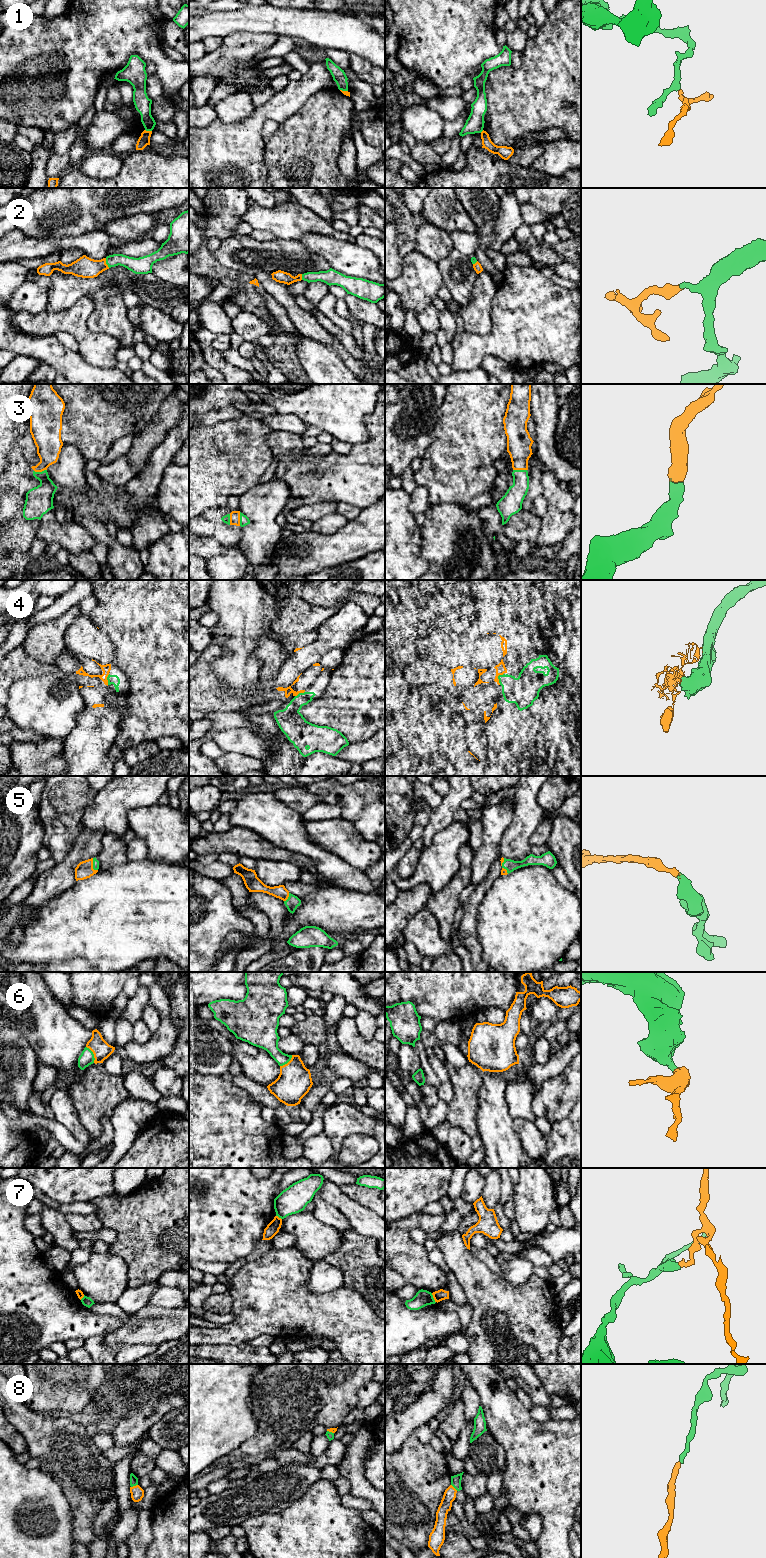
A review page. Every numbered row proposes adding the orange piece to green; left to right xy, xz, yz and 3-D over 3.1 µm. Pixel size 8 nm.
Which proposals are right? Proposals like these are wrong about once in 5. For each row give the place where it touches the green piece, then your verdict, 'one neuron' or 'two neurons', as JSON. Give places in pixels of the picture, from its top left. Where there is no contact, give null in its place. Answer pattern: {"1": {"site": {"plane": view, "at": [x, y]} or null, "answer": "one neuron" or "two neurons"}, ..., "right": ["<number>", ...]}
{"1": {"site": {"plane": "xy", "at": [148, 130]}, "answer": "two neurons"}, "2": {"site": {"plane": "xy", "at": [106, 263]}, "answer": "one neuron"}, "3": {"site": {"plane": "xz", "at": [240, 519]}, "answer": "one neuron"}, "4": {"site": {"plane": "yz", "at": [498, 678]}, "answer": "one neuron"}, "5": {"site": {"plane": "xy", "at": [93, 865]}, "answer": "one neuron"}, "6": {"site": {"plane": "xy", "at": [93, 1054]}, "answer": "one neuron"}, "7": {"site": {"plane": "yz", "at": [433, 1298]}, "answer": "two neurons"}, "8": {"site": {"plane": "xy", "at": [134, 1485]}, "answer": "one neuron"}, "right": ["2", "3", "4", "5", "6", "8"]}

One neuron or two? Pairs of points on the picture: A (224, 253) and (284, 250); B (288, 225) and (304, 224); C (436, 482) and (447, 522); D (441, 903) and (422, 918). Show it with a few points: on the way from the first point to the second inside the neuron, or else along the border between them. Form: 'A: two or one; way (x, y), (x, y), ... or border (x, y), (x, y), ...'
A: one; way (239, 253), (269, 253)
B: one; way (292, 222), (300, 222)
C: two; border (430, 504), (455, 503), (465, 506)
D: two; border (426, 906), (435, 917), (440, 933)

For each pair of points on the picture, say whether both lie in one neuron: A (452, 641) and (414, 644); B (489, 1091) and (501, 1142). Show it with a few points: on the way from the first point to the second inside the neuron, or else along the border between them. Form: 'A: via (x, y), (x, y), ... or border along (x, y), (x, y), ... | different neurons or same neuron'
A: via (443, 642), (423, 642) | same neuron
B: via (492, 1104), (493, 1120), (496, 1129) | same neuron

